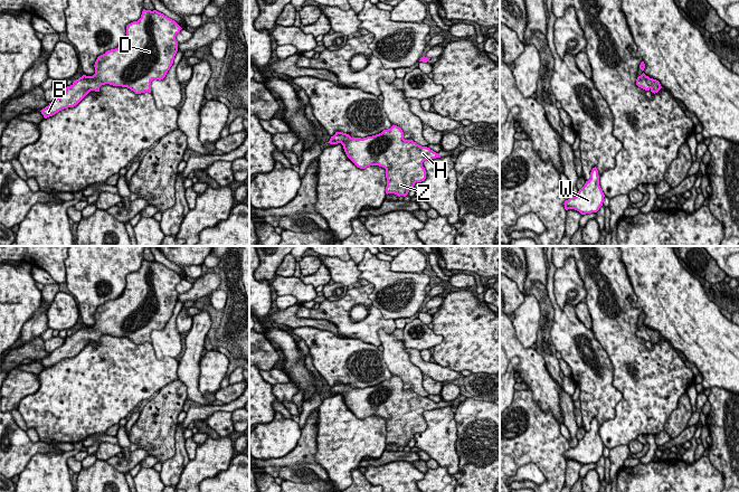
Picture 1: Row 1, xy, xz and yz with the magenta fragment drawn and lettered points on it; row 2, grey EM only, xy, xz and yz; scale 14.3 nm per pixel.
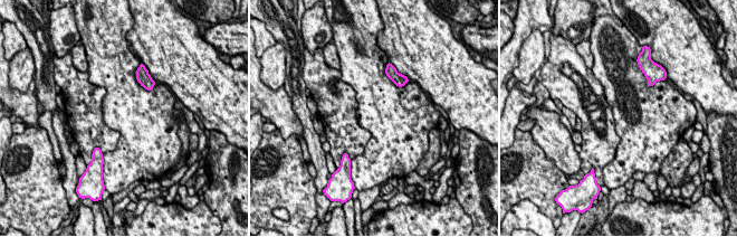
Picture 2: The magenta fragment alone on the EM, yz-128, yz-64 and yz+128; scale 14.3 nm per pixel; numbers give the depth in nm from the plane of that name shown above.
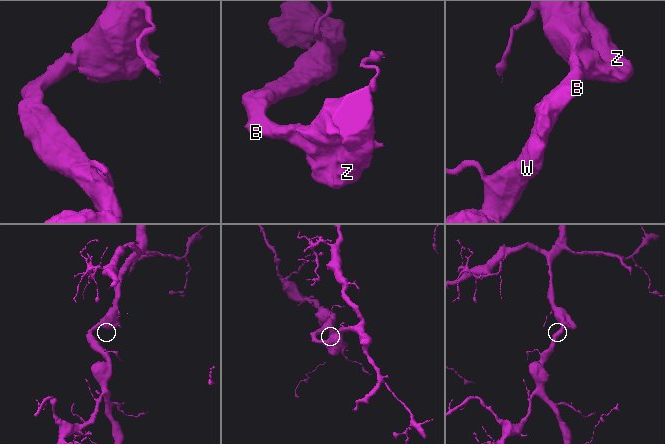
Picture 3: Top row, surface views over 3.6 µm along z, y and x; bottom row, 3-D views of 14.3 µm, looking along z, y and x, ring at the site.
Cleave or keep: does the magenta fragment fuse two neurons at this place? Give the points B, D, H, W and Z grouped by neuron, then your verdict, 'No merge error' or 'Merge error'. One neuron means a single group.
Groups: B D H W Z. No merge error

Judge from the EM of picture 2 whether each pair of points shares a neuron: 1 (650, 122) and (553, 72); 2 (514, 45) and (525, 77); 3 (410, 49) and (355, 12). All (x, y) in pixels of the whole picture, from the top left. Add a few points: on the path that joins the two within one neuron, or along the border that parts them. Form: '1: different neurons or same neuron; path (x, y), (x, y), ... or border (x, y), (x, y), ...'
1: different neurons; border (594, 76), (602, 87), (615, 124)
2: different neurons; border (530, 34), (522, 45), (518, 65), (511, 74)
3: different neurons; border (379, 11), (383, 28), (377, 45), (388, 55)

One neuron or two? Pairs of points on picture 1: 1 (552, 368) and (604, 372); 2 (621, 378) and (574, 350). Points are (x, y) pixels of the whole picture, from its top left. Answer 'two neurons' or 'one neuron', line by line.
1: two neurons
2: two neurons

